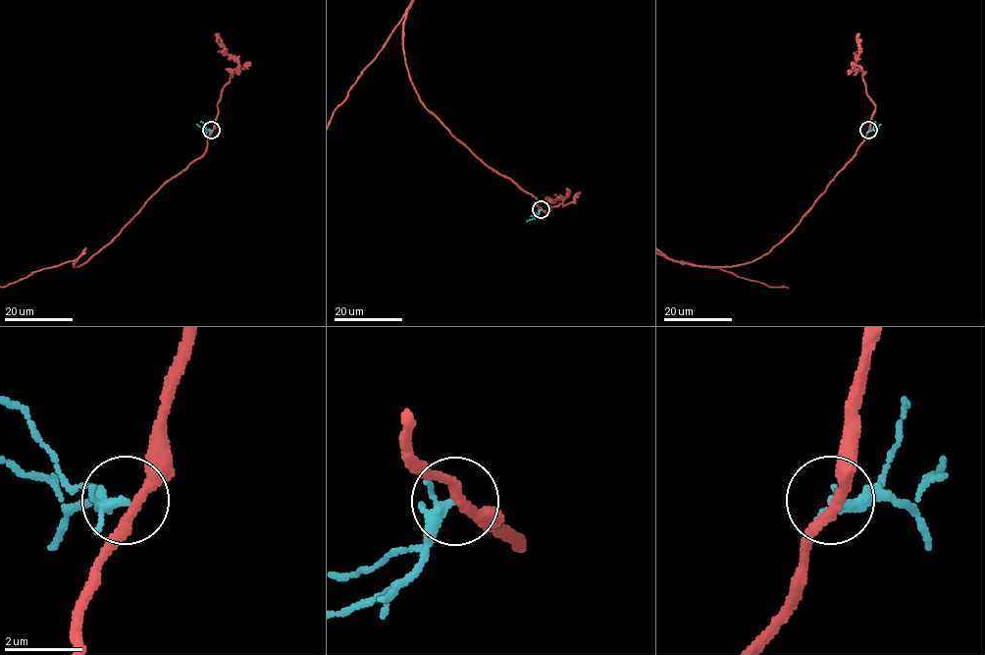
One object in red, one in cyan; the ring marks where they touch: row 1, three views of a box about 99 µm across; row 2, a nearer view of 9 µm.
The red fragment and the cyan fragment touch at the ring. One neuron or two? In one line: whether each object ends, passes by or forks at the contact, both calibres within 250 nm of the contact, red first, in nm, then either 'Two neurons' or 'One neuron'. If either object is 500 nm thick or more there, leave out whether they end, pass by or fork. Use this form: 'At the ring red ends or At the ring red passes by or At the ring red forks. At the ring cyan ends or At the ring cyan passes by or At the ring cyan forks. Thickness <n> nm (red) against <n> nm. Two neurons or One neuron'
At the ring red passes by. At the ring cyan forks. Thickness 280 nm (red) against 190 nm. Two neurons

